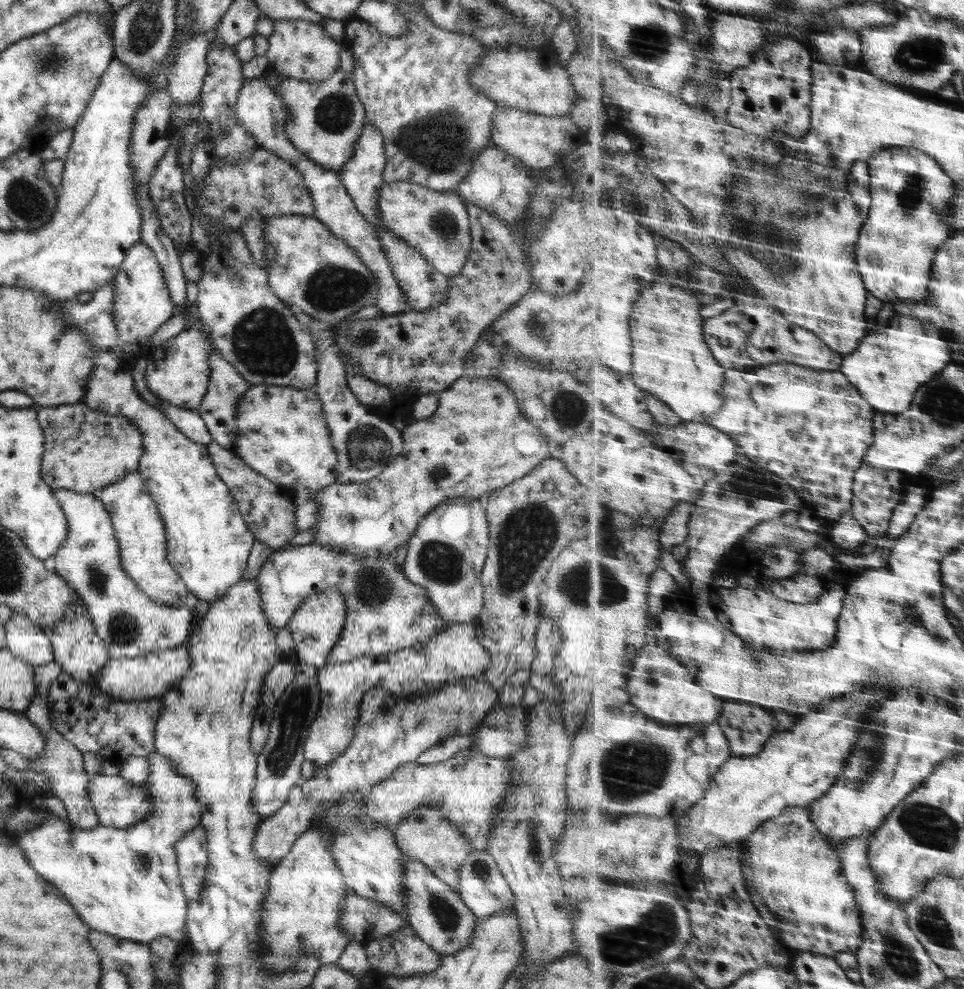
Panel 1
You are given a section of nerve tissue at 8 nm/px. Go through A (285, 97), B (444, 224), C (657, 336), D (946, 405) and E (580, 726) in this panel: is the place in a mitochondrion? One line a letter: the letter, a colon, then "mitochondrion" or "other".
A: other
B: mitochondrion
C: mitochondrion
D: mitochondrion
E: other

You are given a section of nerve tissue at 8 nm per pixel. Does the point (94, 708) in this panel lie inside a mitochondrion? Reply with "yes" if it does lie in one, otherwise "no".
no

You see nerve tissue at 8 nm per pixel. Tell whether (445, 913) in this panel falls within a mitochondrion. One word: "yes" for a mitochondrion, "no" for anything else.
yes

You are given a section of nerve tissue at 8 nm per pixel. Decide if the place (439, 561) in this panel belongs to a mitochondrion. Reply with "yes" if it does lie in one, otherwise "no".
yes

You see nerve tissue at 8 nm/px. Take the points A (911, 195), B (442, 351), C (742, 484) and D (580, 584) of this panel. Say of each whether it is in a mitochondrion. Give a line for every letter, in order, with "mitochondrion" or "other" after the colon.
A: mitochondrion
B: other
C: mitochondrion
D: mitochondrion

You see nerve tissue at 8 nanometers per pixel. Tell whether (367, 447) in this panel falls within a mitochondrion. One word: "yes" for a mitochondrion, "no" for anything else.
yes

